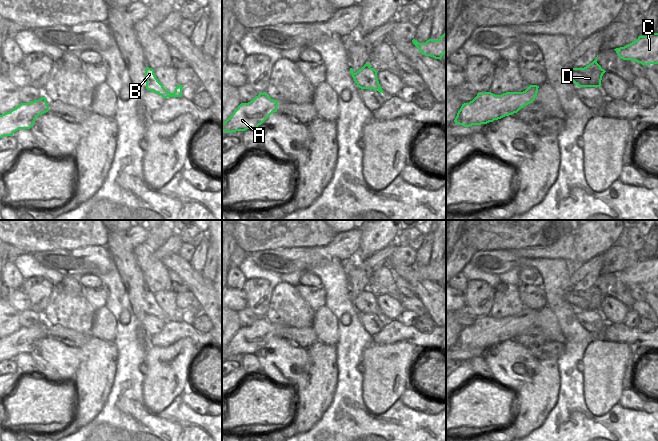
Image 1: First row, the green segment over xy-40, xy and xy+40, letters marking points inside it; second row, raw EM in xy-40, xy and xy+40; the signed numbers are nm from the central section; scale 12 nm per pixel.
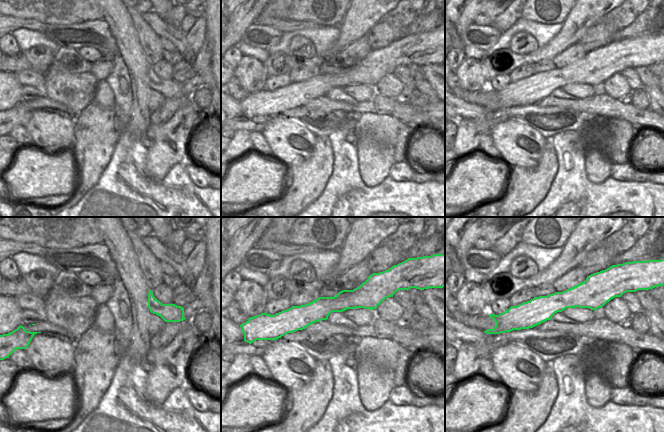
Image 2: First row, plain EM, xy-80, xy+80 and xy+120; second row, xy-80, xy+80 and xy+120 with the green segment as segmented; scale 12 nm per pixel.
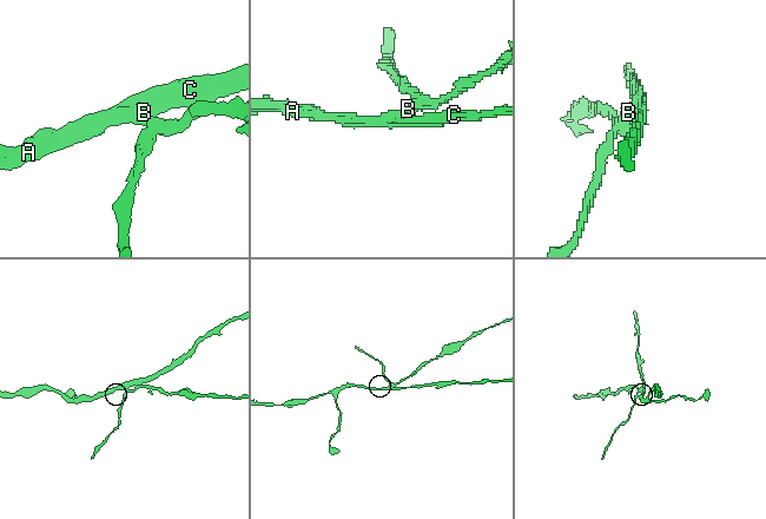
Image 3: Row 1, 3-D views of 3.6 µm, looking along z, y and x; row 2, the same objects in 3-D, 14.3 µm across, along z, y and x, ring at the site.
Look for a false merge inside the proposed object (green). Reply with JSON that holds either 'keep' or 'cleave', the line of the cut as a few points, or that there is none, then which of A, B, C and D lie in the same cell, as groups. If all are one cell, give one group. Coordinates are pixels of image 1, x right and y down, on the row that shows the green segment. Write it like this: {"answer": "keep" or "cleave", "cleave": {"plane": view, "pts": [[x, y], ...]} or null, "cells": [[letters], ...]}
{"answer": "cleave", "cleave": {"plane": "xy", "pts": [[367, 66], [362, 70], [362, 74], [370, 88]]}, "cells": [["A", "C", "D"], ["B"]]}

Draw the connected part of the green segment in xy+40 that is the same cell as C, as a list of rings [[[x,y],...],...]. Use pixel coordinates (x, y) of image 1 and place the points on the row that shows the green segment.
[[[658,33],[639,36],[634,42],[614,50],[623,60],[636,61],[643,66],[658,64]]]

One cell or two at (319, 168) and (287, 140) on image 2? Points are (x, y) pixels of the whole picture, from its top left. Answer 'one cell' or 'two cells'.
two cells

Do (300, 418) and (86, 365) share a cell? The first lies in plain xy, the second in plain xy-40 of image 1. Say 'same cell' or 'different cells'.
same cell

